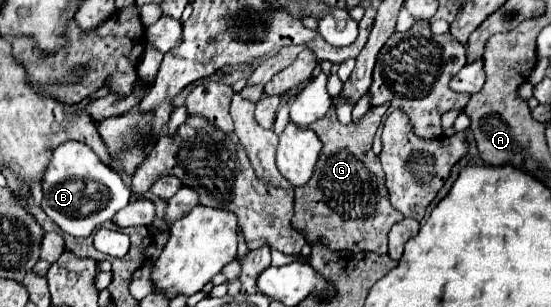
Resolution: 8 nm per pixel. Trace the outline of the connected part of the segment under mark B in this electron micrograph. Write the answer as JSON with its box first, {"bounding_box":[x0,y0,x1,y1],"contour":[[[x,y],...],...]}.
{"bounding_box":[41,141,131,237],"contour":[[[79,141],[61,143],[43,173],[43,201],[41,209],[69,235],[73,237],[89,237],[93,229],[101,223],[109,221],[119,209],[129,203],[131,191],[123,185],[121,177],[99,163],[99,157]]]}

